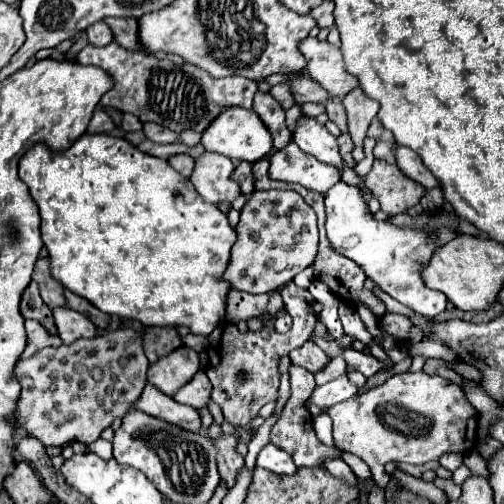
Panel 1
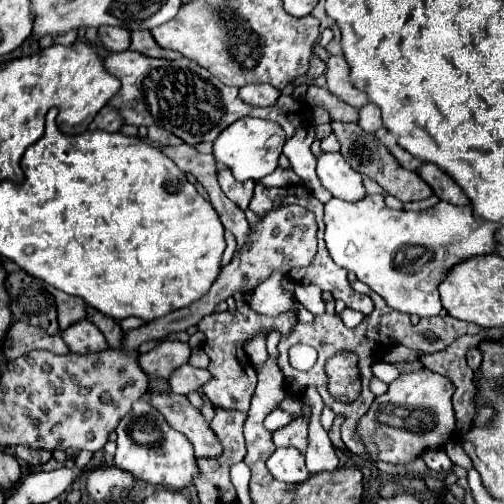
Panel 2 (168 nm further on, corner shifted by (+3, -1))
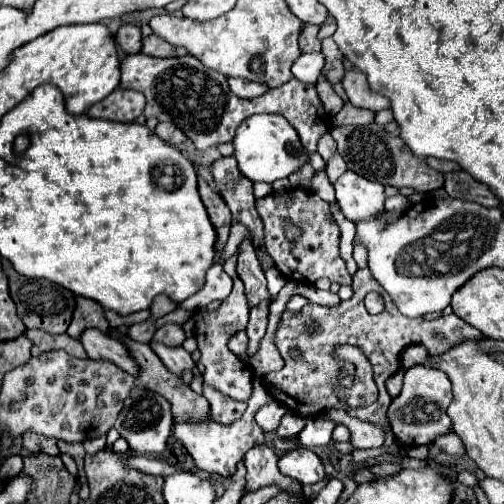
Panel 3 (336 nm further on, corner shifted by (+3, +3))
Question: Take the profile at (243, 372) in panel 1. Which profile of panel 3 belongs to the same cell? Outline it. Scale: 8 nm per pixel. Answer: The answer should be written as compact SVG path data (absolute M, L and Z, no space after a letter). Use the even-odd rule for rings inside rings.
M239 278L233 280L233 292L229 294L227 300L221 302L219 310L209 312L209 310L199 310L195 316L195 338L199 342L199 352L201 352L201 364L205 366L203 378L205 384L217 388L219 392L235 398L235 400L243 400L247 402L253 390L253 370L247 362L239 360L229 348L227 348L227 340L239 332L245 330L247 322L249 322L249 308L247 308L247 298L243 292L243 282Z

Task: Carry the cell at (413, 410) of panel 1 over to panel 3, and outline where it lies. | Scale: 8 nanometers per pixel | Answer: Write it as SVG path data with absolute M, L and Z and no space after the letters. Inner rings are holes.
M413 366L405 372L405 382L401 394L391 402L387 420L399 444L419 446L431 444L435 436L451 432L451 420L447 416L447 406L451 402L451 382L445 372L429 366Z

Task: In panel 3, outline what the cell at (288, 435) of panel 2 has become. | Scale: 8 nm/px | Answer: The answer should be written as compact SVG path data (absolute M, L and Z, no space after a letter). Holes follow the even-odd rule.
M287 412L287 414L283 416L279 428L277 428L277 434L279 434L281 438L295 438L295 436L303 430L303 426L305 426L305 418L295 416L293 412Z

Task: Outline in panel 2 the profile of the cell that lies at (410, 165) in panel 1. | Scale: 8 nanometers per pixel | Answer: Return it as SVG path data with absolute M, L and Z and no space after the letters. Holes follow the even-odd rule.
M423 162L423 164L417 168L417 174L433 188L433 194L435 194L439 200L445 200L445 202L451 202L451 204L457 204L457 206L469 204L469 200L465 198L465 194L461 192L461 188L451 180L451 176L447 176L447 174L445 174L443 170L439 170L435 164Z

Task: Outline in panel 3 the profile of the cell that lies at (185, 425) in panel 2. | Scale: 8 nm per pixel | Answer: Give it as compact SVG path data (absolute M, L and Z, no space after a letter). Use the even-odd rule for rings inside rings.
M257 378L253 384L253 394L249 398L249 408L245 410L245 414L235 420L233 424L225 426L225 424L217 424L213 420L201 422L201 424L173 424L173 434L175 438L187 448L187 452L193 456L197 468L209 472L209 474L219 474L219 476L233 476L237 472L237 464L239 460L245 458L245 452L257 444L265 442L265 432L259 428L259 424L255 422L255 412L259 406L267 404L271 400L265 380Z

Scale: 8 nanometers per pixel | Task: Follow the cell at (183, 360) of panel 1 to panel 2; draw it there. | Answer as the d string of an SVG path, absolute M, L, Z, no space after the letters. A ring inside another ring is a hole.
M161 342L151 352L139 356L139 366L145 370L145 374L161 380L169 380L169 376L189 362L191 348L183 342Z

